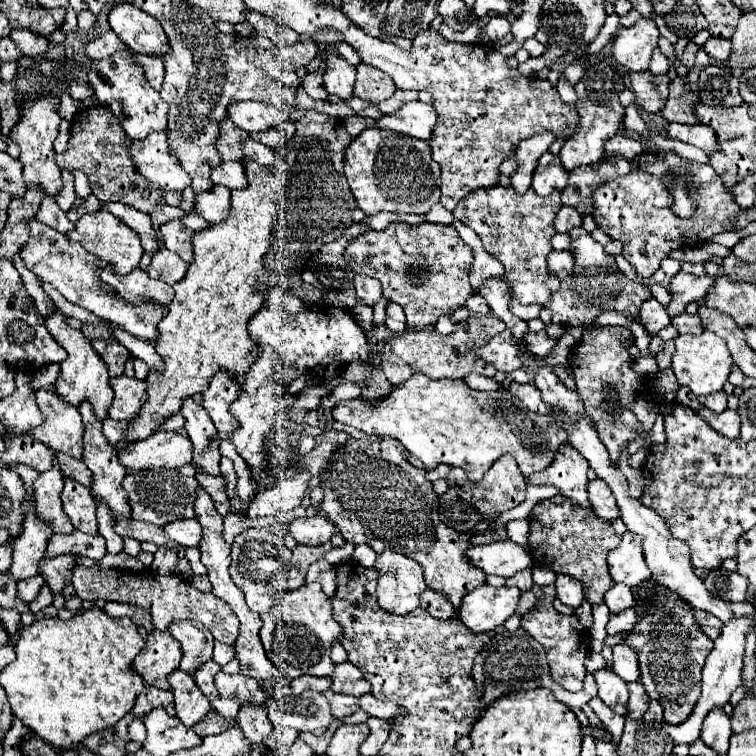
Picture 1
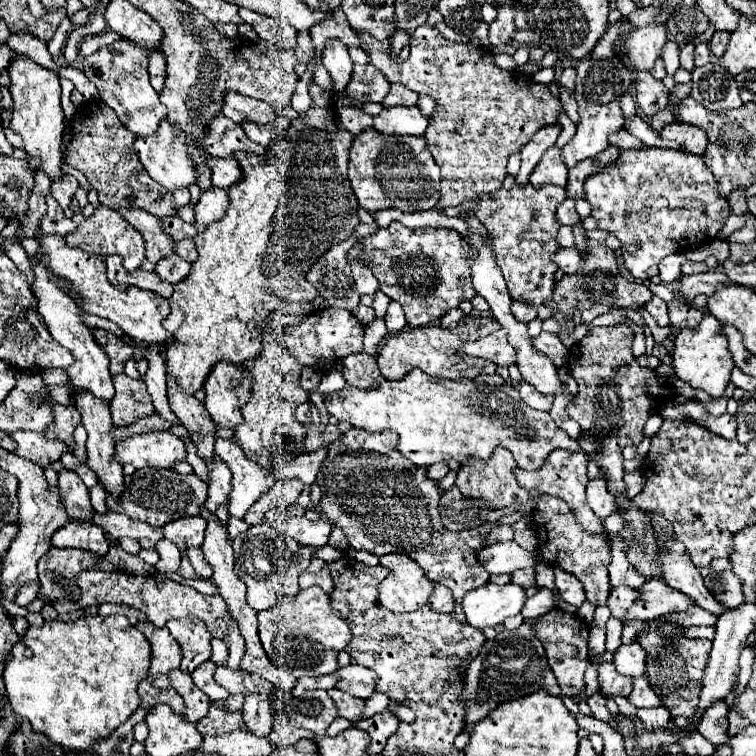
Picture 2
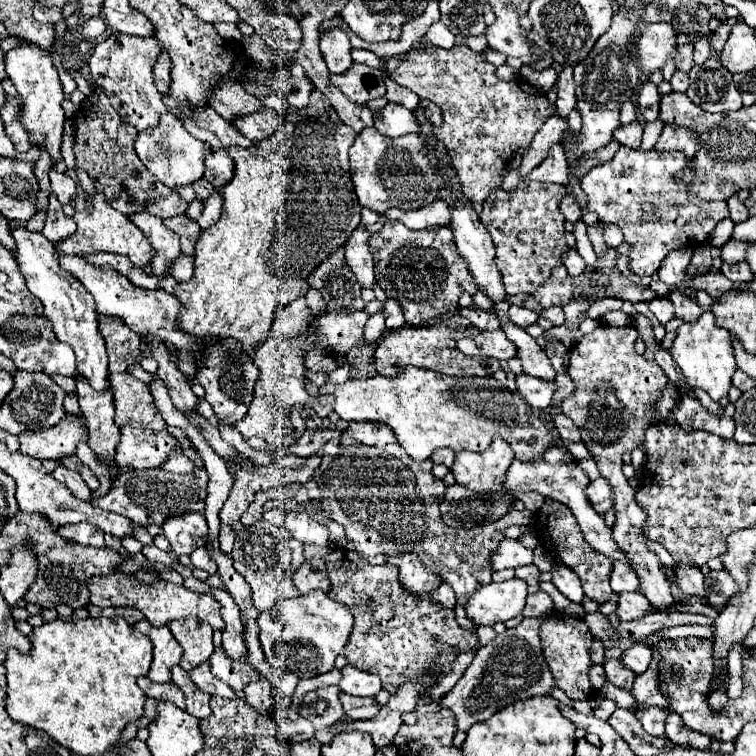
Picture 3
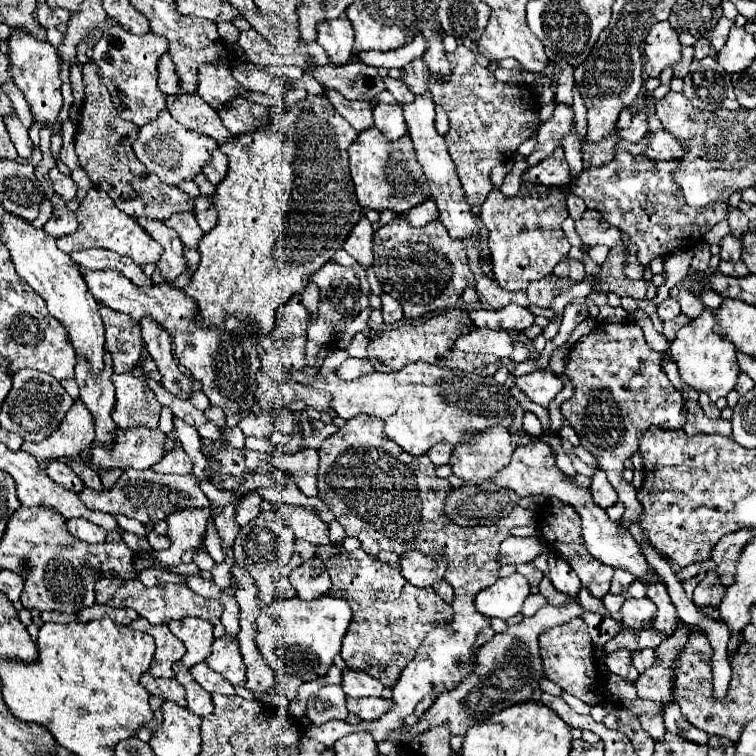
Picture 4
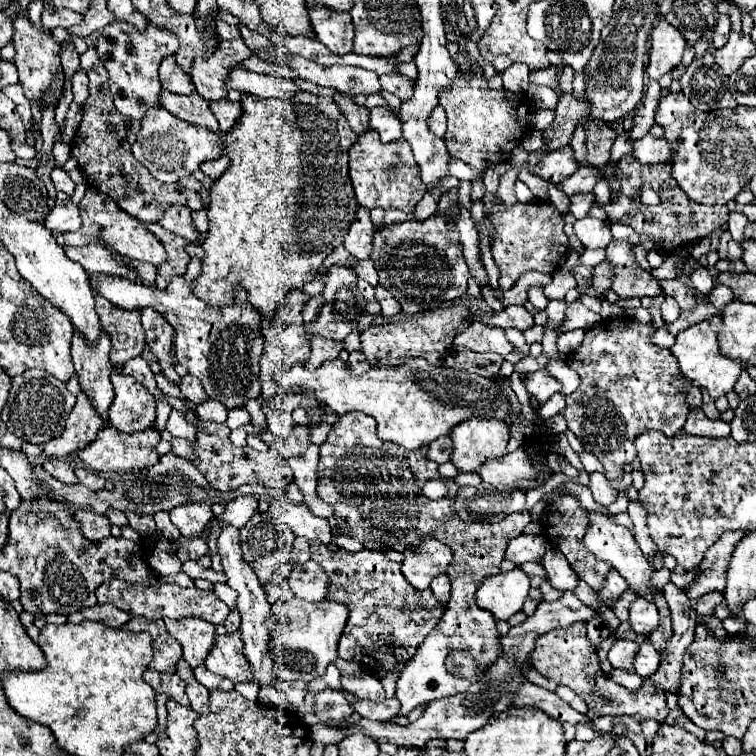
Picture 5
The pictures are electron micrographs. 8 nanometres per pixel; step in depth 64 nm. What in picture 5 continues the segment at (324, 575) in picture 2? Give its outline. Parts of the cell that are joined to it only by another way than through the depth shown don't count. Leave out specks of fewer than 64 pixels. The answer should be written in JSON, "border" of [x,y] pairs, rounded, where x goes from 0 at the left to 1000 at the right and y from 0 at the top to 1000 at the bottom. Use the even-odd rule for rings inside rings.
{"border":[[[407,741],[402,746],[392,746],[381,765],[384,780],[389,788],[407,794],[407,796],[423,796],[434,786],[434,765],[429,762],[429,754],[415,741]]]}

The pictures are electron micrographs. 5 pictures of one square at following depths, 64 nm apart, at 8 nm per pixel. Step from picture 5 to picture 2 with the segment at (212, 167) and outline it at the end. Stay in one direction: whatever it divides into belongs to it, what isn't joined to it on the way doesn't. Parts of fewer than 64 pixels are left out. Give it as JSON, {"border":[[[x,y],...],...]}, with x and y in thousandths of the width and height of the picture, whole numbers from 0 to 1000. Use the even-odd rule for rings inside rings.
{"border":[[[280,206],[272,220],[280,228],[280,246],[304,249],[312,238],[317,238],[317,220],[310,209],[286,209]]]}

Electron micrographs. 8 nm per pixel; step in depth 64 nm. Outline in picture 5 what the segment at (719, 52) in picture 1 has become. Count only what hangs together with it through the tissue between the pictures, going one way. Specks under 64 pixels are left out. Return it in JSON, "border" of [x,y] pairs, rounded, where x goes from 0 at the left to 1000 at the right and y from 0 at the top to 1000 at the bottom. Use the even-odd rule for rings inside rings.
{"border":[[[952,21],[944,34],[944,50],[942,50],[944,63],[955,63],[963,56],[963,45],[966,45],[966,24]]]}

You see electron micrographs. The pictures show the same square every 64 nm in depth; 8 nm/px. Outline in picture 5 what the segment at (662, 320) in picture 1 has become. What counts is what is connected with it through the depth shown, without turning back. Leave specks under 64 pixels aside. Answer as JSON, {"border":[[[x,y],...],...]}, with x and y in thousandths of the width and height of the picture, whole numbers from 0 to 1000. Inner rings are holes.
{"border":[[[881,392],[876,399],[876,421],[881,426],[892,426],[899,415],[899,405],[894,402],[894,397],[889,397],[889,392]]]}

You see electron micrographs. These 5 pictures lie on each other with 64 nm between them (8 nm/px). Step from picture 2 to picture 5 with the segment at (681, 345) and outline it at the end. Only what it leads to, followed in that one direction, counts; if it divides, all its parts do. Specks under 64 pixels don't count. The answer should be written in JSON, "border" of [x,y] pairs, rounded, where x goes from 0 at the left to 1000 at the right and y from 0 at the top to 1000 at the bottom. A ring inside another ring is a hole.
{"border":[[[942,418],[937,423],[929,423],[929,426],[907,434],[902,439],[897,439],[894,455],[886,460],[889,468],[894,471],[897,481],[899,481],[902,495],[907,500],[913,500],[918,508],[934,513],[939,519],[942,529],[950,529],[952,524],[960,524],[971,513],[971,508],[974,508],[974,503],[981,492],[979,481],[974,481],[971,476],[963,476],[952,466],[952,458],[950,458],[950,439],[952,437],[955,437],[955,421]]]}

